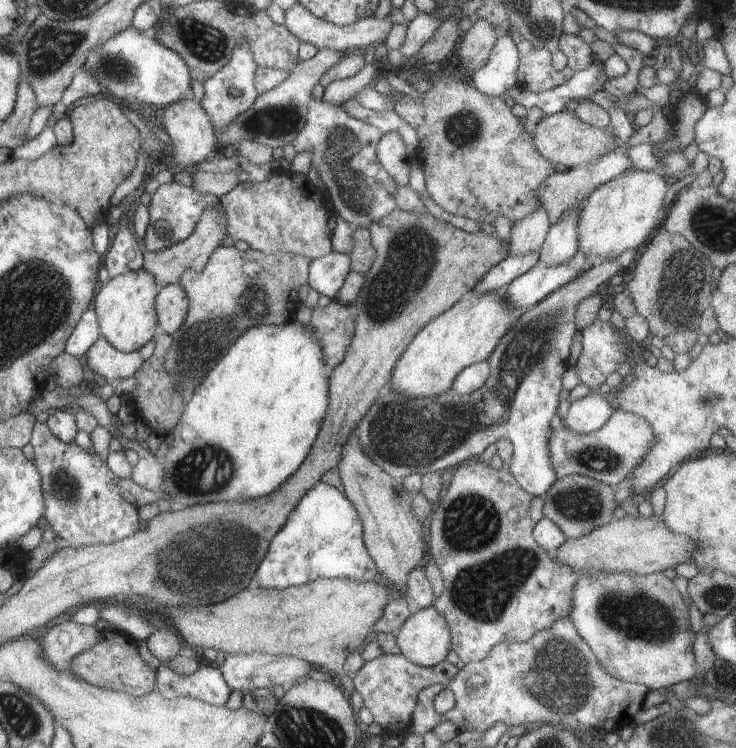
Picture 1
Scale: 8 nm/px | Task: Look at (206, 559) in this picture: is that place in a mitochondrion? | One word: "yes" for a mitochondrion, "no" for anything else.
yes

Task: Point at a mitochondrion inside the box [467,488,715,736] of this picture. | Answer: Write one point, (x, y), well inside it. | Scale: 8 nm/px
(560, 678)

